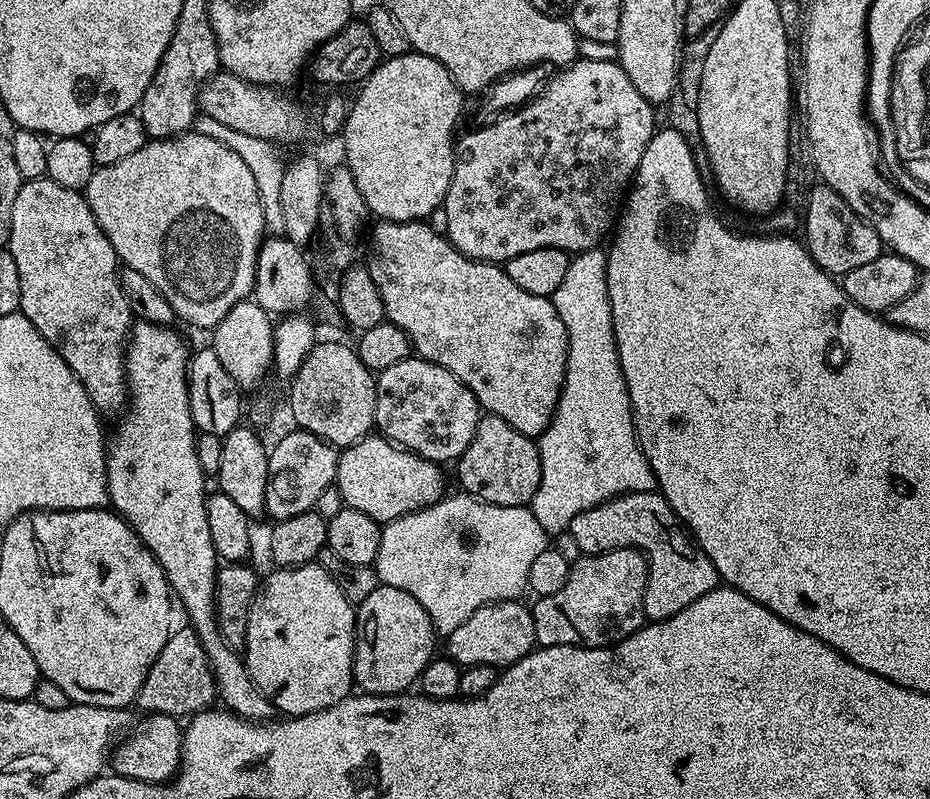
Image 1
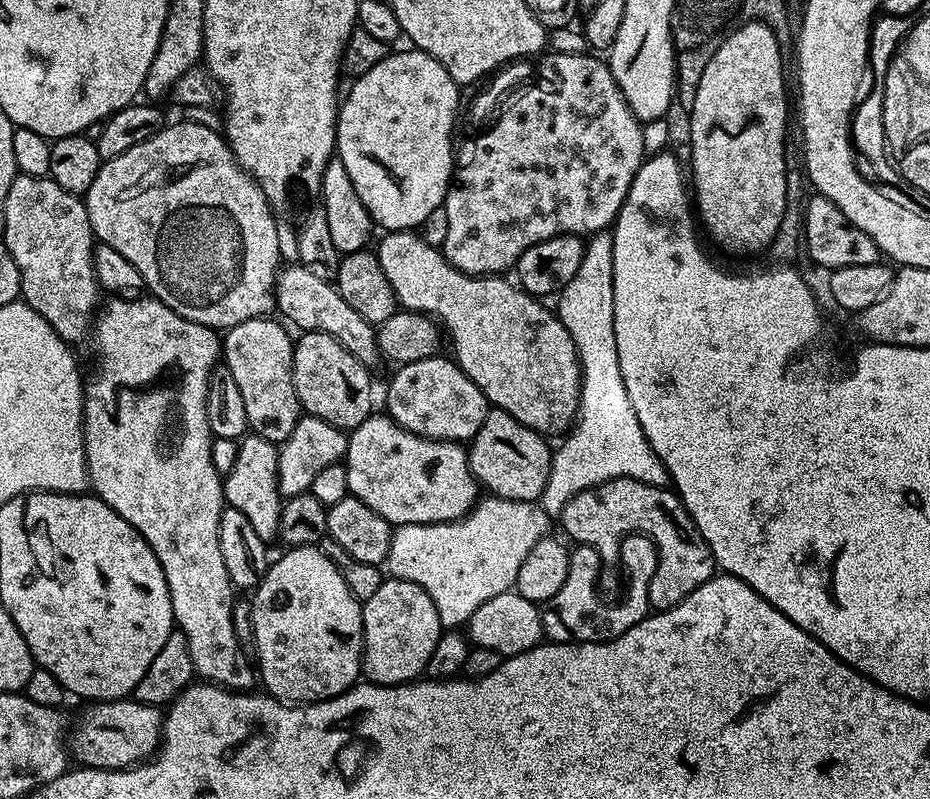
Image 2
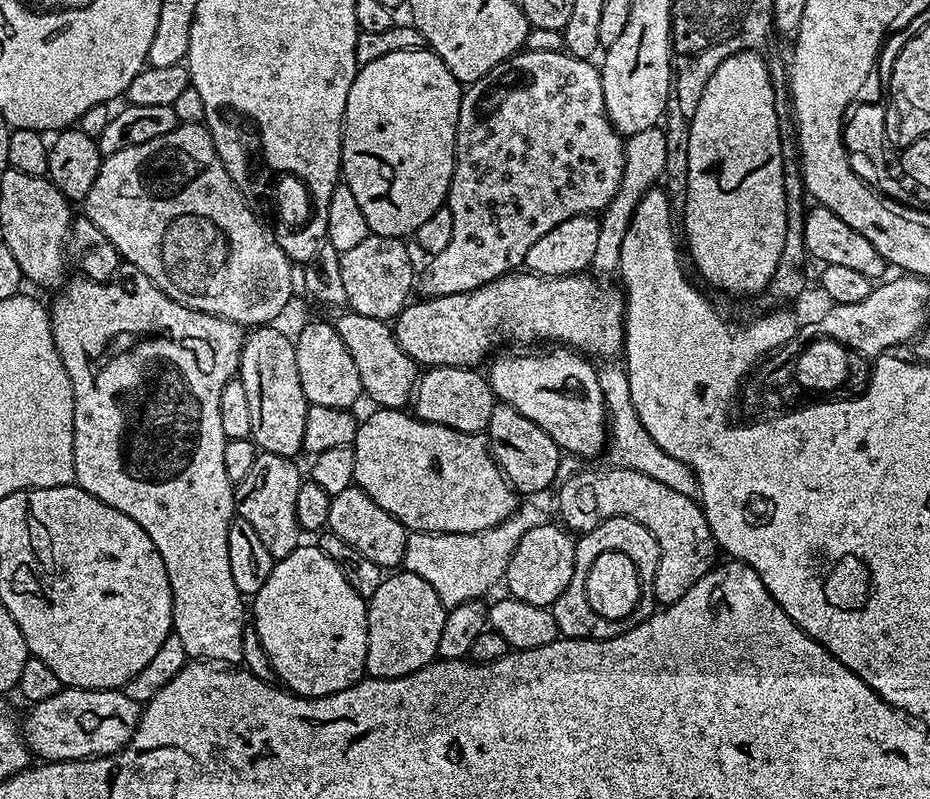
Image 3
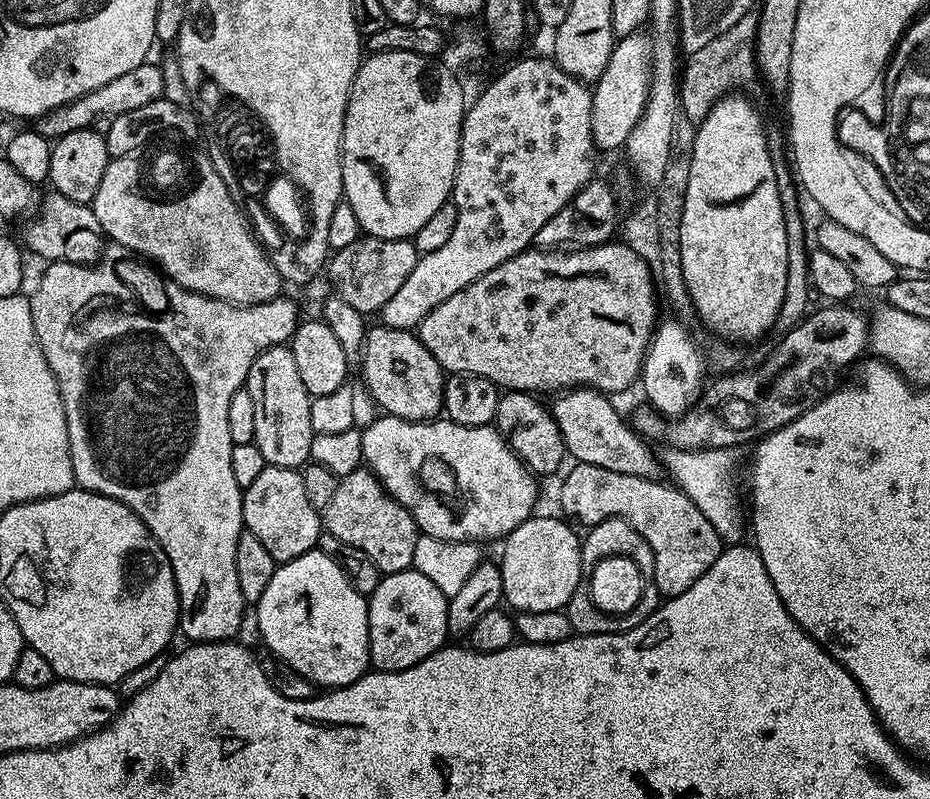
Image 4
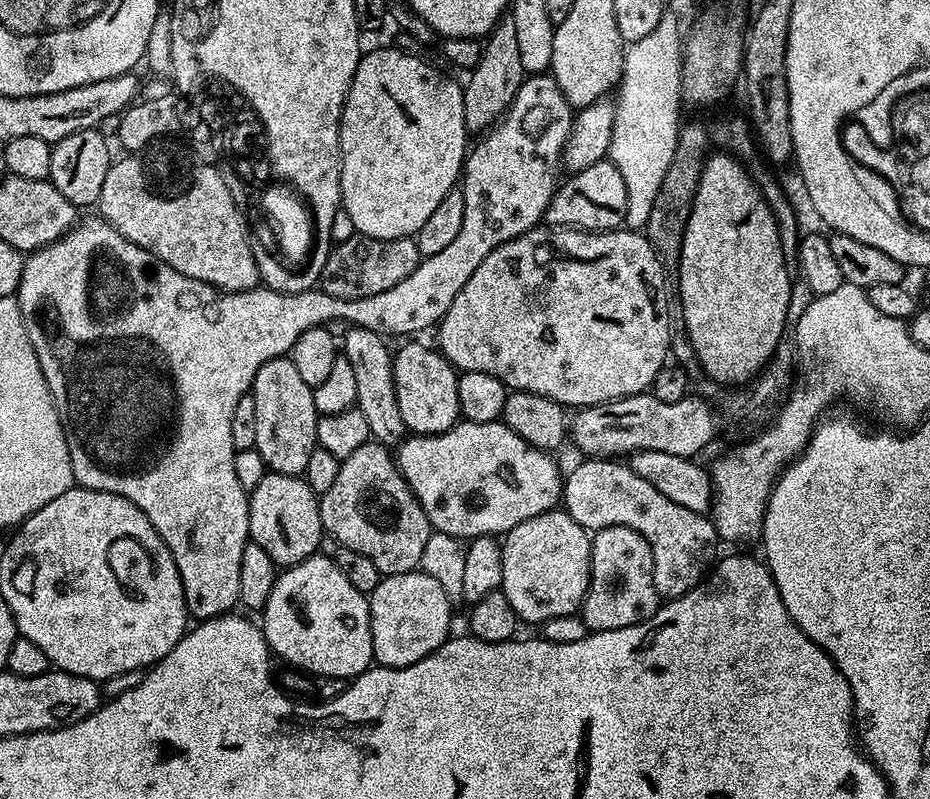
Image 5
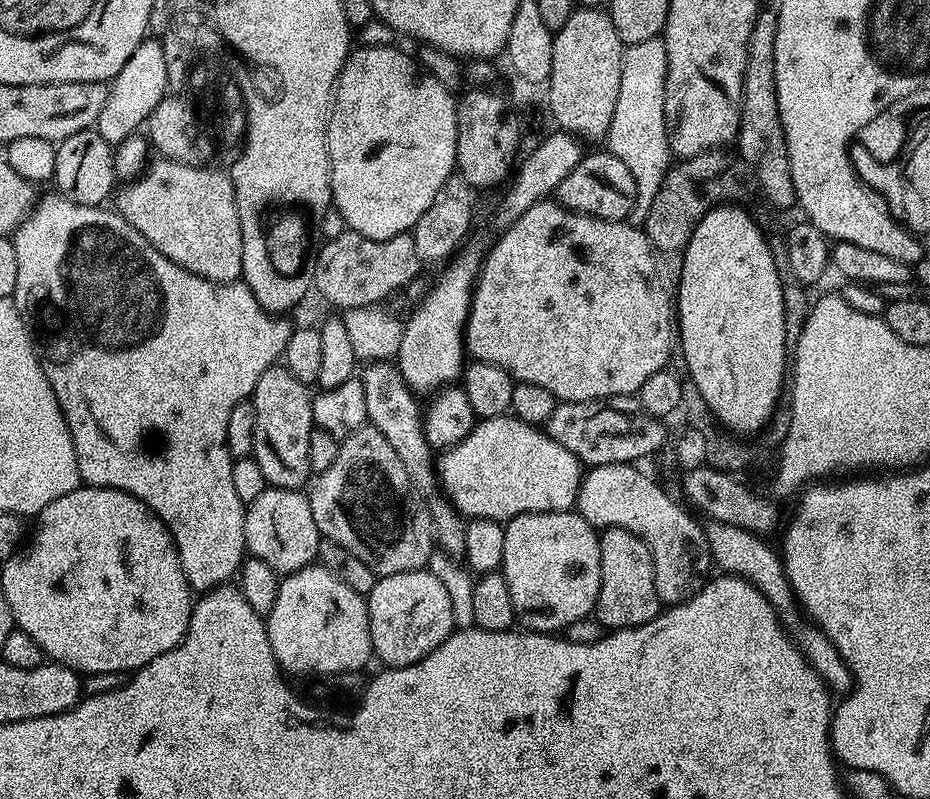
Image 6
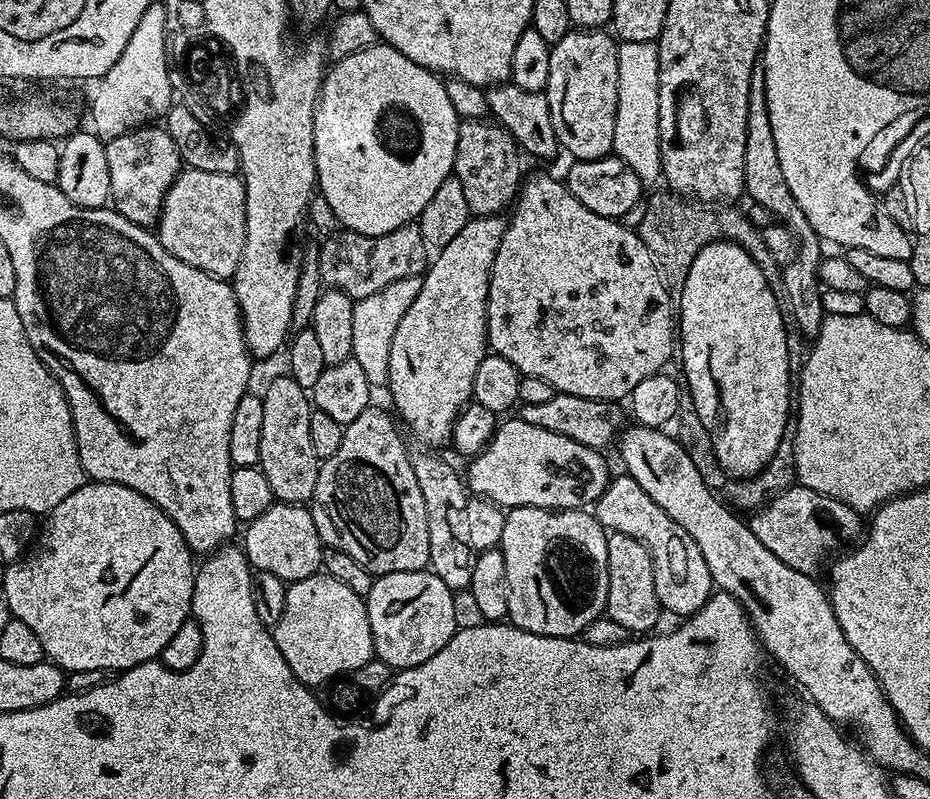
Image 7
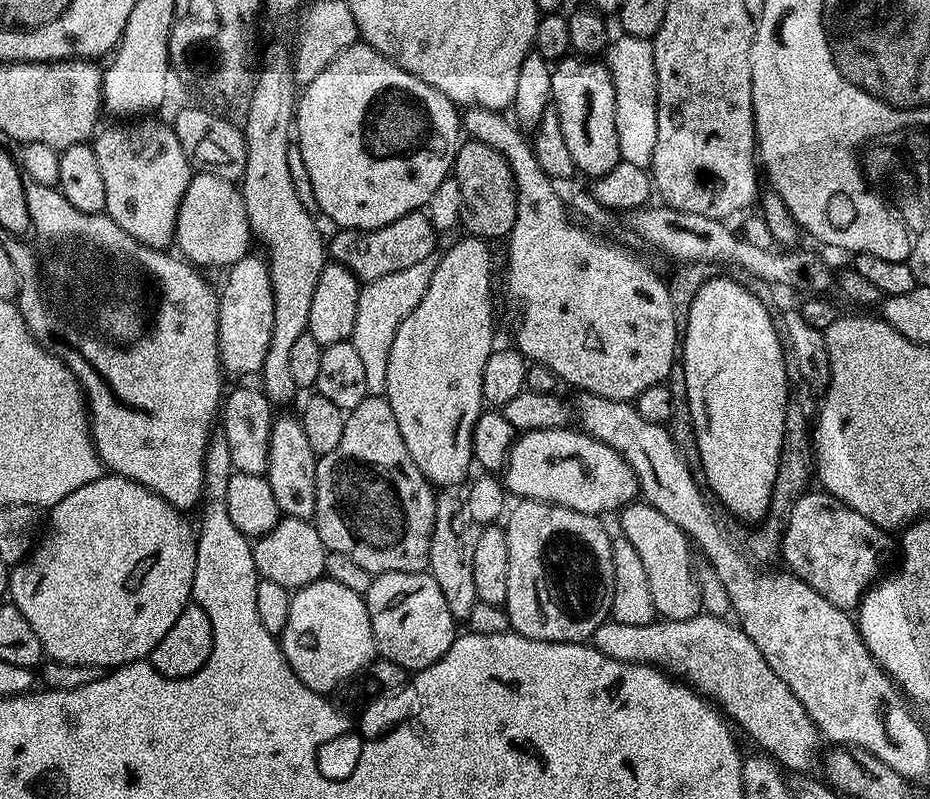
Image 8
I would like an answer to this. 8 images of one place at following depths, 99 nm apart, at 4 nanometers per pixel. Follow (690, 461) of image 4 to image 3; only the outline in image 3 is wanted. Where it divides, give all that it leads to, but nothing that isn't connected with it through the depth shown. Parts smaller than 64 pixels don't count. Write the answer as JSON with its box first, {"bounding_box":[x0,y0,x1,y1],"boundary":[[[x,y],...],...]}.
{"bounding_box":[599,362,696,496],"boundary":[[[608,362],[605,368],[599,369],[600,385],[604,395],[604,407],[608,409],[608,430],[609,437],[607,447],[612,448],[611,463],[616,466],[633,468],[646,478],[654,478],[654,482],[662,482],[662,486],[670,486],[670,490],[678,490],[678,494],[692,496],[696,492],[696,475],[692,473],[691,468],[687,468],[678,458],[670,458],[646,434],[634,406],[630,402],[630,386],[628,385],[628,373],[619,363]]]}

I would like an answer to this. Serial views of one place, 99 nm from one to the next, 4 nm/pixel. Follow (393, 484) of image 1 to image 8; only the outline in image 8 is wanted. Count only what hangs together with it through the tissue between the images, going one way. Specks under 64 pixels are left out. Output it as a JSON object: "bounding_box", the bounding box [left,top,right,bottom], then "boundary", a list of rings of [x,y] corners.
{"bounding_box":[502,427,640,513],"boundary":[[[571,427],[547,428],[517,435],[515,444],[508,451],[508,463],[502,469],[502,483],[509,493],[516,498],[541,500],[543,504],[557,504],[579,512],[619,513],[621,508],[633,503],[640,492],[640,483],[634,470],[628,465],[626,458],[618,454],[610,446],[595,440],[583,430],[572,432]]]}

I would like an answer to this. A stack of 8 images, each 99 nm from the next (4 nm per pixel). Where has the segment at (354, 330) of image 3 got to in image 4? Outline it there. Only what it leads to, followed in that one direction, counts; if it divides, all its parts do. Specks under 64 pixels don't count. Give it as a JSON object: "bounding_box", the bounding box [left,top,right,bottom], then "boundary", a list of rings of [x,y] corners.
{"bounding_box":[358,322,444,420],"boundary":[[[383,322],[377,328],[369,327],[364,333],[364,350],[358,361],[358,367],[364,371],[364,382],[374,403],[381,413],[397,416],[403,420],[434,420],[444,412],[444,367],[426,350],[415,331],[407,328],[387,328]]]}

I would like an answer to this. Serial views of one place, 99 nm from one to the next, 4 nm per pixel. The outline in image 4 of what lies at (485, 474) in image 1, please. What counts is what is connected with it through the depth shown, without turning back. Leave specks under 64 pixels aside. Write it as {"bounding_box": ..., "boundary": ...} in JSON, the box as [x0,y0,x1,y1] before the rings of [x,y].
{"bounding_box":[494,391,566,478],"boundary":[[[505,391],[498,402],[494,426],[529,472],[543,478],[559,470],[560,463],[566,460],[566,449],[562,430],[558,430],[558,422],[552,416],[551,407],[540,400],[543,399],[531,392]]]}

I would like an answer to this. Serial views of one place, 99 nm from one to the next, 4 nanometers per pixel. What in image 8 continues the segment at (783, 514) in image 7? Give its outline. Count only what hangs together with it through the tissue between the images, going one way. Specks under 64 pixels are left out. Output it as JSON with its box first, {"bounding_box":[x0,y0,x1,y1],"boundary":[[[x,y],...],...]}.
{"bounding_box":[779,490,894,610],"boundary":[[[809,490],[790,510],[779,551],[788,563],[787,571],[822,594],[826,602],[852,610],[885,571],[884,552],[894,548],[894,540],[888,536],[891,535],[885,529],[870,522],[870,518],[862,518],[858,510],[846,506],[837,496],[823,490]]]}

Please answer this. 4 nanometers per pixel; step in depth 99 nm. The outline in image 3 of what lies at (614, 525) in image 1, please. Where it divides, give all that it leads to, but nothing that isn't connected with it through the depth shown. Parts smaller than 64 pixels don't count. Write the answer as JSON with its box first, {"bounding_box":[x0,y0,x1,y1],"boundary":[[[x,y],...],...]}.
{"bounding_box":[556,466,717,606],"boundary":[[[623,466],[607,467],[596,468],[593,472],[577,470],[563,481],[564,485],[559,485],[560,497],[556,504],[564,519],[563,527],[583,534],[598,526],[600,520],[611,516],[625,516],[634,518],[634,522],[642,522],[642,526],[654,534],[660,551],[658,570],[652,583],[656,599],[664,606],[678,602],[678,598],[682,598],[694,582],[713,571],[717,563],[716,539],[706,522],[703,508],[692,496],[678,494],[678,490],[654,482],[654,478],[646,478],[646,474],[638,470]]]}

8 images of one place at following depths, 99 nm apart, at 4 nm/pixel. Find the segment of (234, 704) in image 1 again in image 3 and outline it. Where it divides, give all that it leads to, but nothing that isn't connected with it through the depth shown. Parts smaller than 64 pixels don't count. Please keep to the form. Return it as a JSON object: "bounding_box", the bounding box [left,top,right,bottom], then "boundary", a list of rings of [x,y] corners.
{"bounding_box":[50,279,246,666],"boundary":[[[69,279],[55,293],[56,301],[50,304],[54,346],[58,346],[62,366],[66,366],[66,374],[70,374],[70,386],[74,390],[75,483],[82,490],[94,494],[94,498],[106,502],[106,506],[114,506],[114,510],[122,510],[122,514],[134,518],[134,522],[138,522],[138,526],[142,526],[146,534],[150,534],[150,542],[154,542],[158,554],[162,554],[162,562],[166,566],[166,574],[172,587],[172,630],[182,641],[188,657],[196,662],[215,662],[220,666],[239,665],[242,661],[242,634],[246,627],[246,600],[241,596],[238,586],[234,586],[234,578],[230,575],[230,546],[226,546],[230,522],[236,511],[236,494],[232,480],[226,478],[225,451],[228,437],[222,430],[220,407],[222,389],[240,371],[245,329],[241,325],[231,324],[229,320],[183,308],[166,294],[155,290],[131,292],[130,289],[116,284],[117,282],[79,279]]]}

